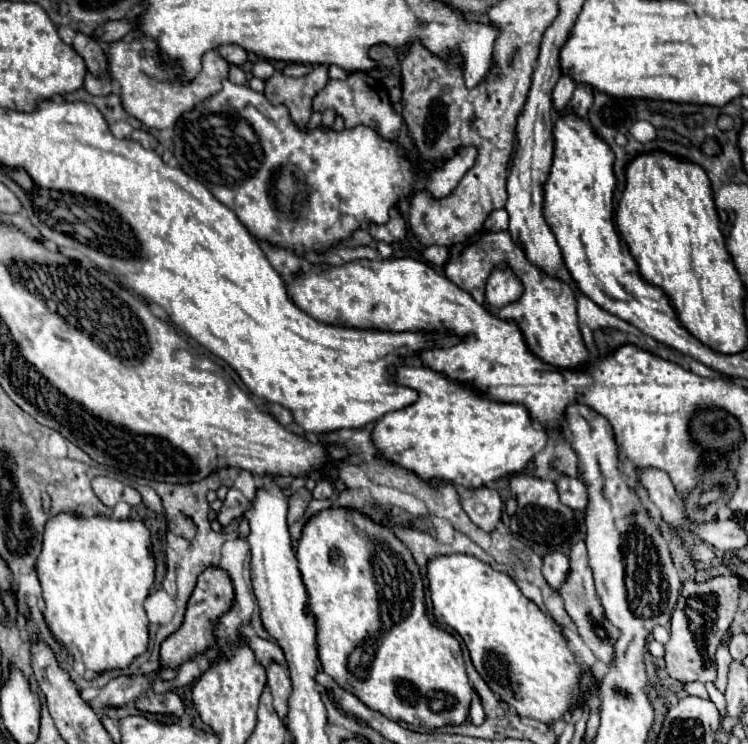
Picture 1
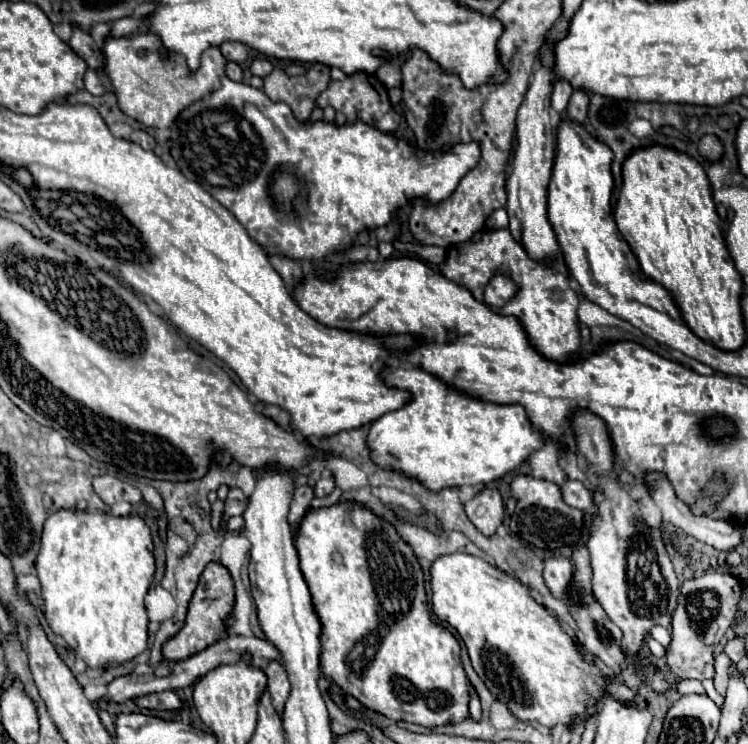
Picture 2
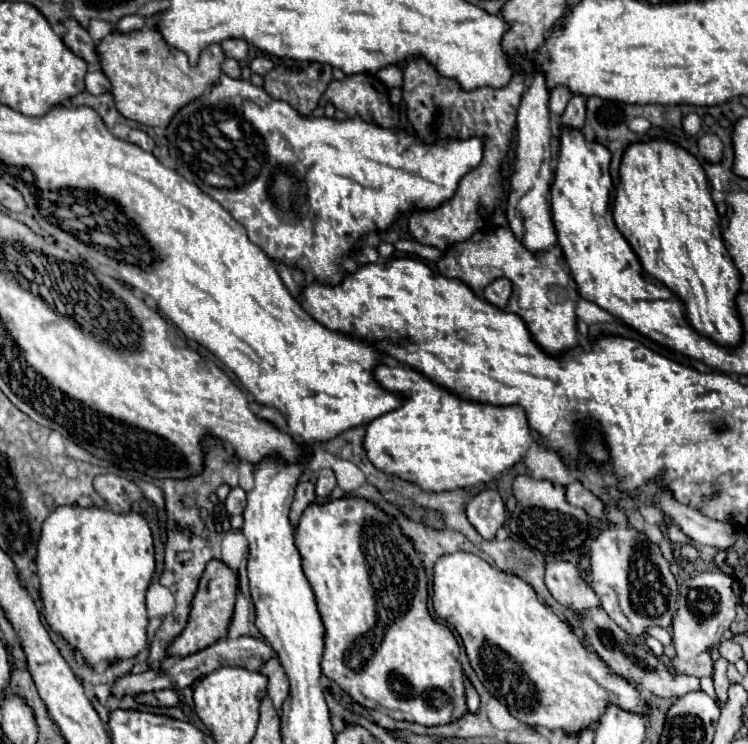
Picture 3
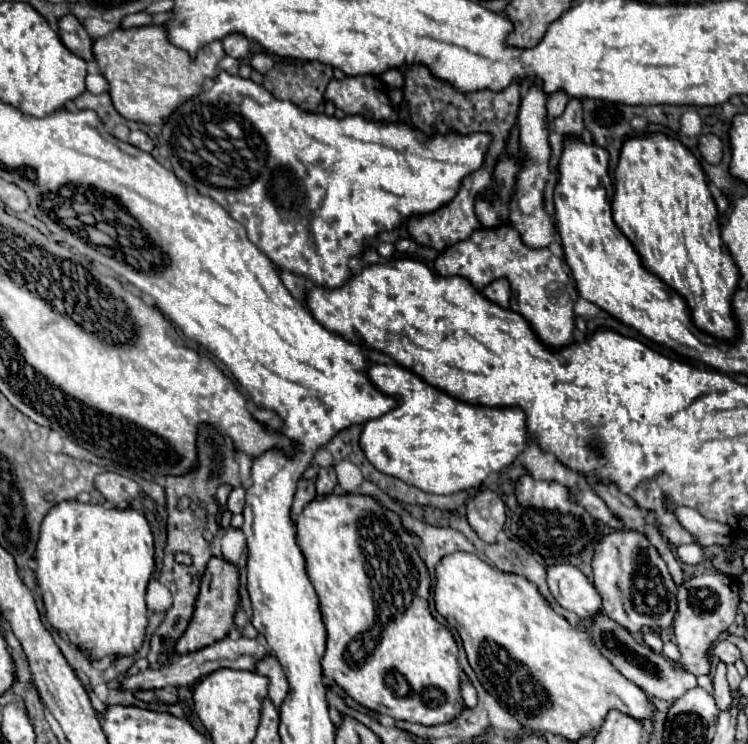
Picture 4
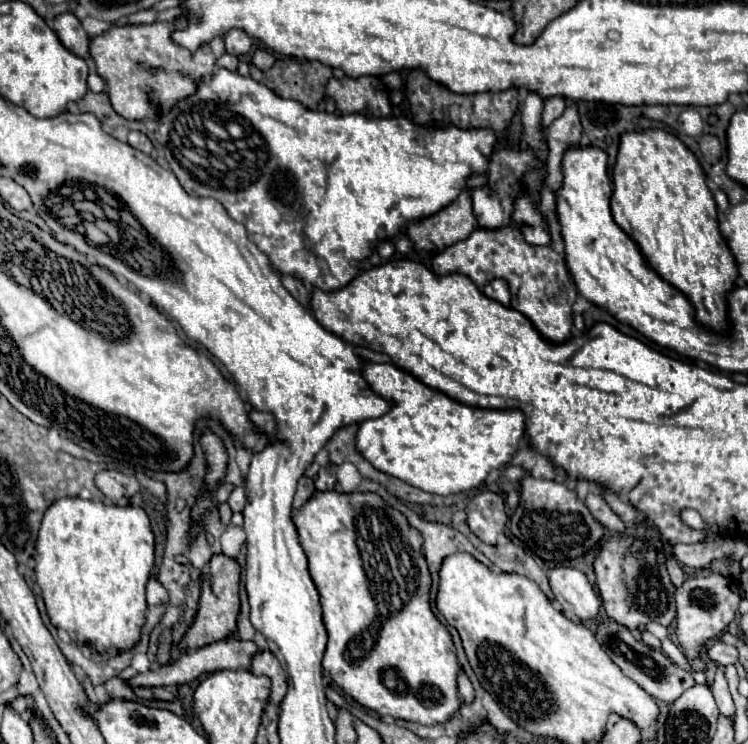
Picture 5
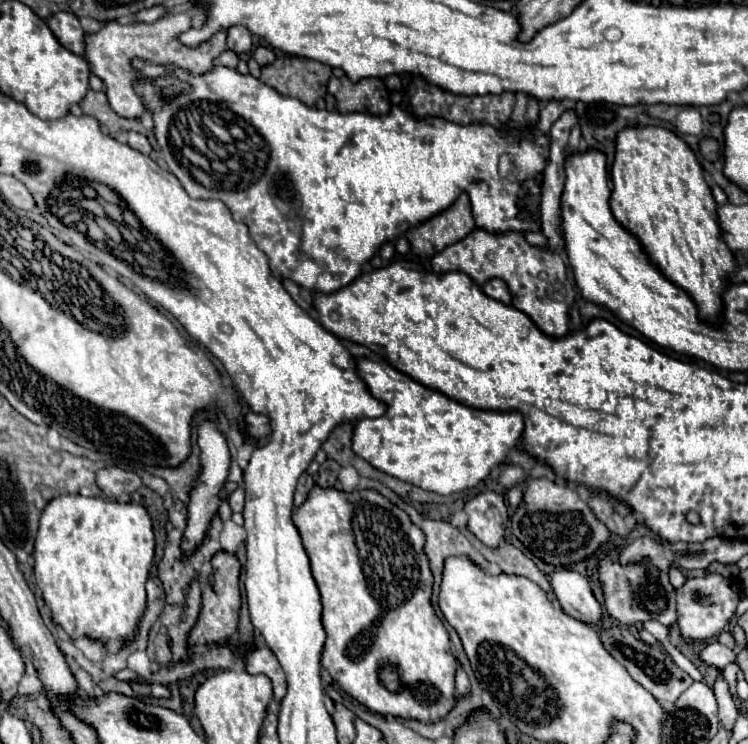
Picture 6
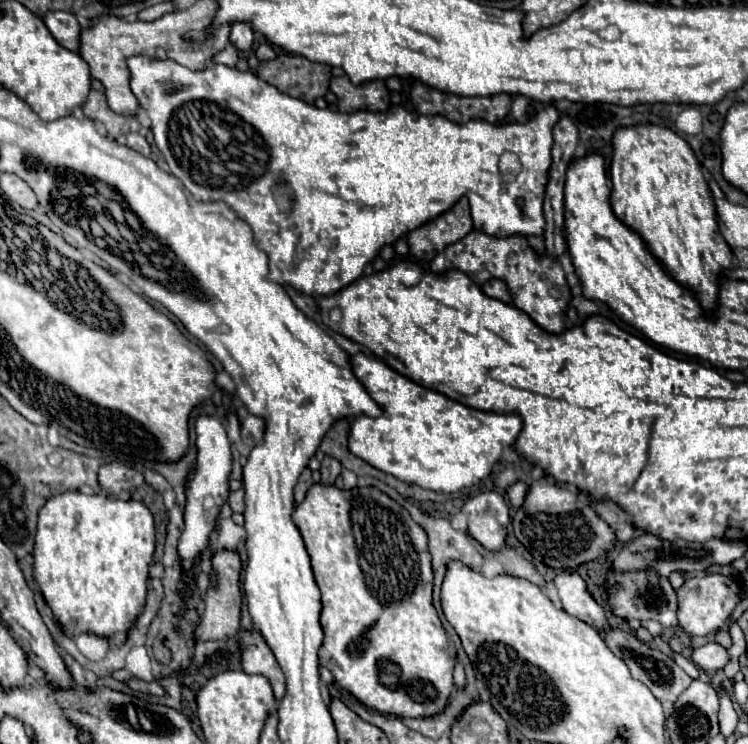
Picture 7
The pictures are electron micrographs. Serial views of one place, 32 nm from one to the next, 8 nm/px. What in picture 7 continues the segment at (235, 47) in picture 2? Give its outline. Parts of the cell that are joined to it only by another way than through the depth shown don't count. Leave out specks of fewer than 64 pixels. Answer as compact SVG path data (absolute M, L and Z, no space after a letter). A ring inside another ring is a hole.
M236 22L232 26L232 34L230 34L230 42L238 48L238 50L248 50L254 44L254 30L250 22Z

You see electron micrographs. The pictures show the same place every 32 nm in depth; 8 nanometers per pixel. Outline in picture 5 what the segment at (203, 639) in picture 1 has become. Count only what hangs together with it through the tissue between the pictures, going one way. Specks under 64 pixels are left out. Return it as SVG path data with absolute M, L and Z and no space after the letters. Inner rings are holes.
M226 554L212 556L210 572L202 581L198 616L190 626L190 632L186 632L186 650L226 640L236 632L236 622L240 612L238 584L240 584L240 564Z

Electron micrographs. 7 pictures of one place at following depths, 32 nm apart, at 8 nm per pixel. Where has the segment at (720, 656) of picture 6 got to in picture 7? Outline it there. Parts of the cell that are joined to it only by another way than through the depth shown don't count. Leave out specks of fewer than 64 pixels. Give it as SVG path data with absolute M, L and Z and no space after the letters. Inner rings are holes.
M708 642L704 646L694 648L690 660L702 670L720 670L728 662L728 654L726 648L722 648L720 644Z

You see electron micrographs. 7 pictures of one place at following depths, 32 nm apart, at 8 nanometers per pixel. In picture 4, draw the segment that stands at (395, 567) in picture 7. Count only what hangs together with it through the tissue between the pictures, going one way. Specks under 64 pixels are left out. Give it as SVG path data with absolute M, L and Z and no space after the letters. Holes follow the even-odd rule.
M326 494L320 496L316 500L312 500L296 518L296 530L298 530L298 546L302 548L304 556L306 556L306 572L318 592L318 600L320 600L320 612L322 612L322 620L326 624L328 630L328 642L326 642L326 654L322 658L322 670L324 676L332 678L350 698L354 698L358 704L362 704L364 708L378 712L378 714L388 714L394 720L408 720L408 722L418 722L424 726L434 726L434 724L444 724L450 722L462 708L462 696L460 696L460 666L458 666L458 648L456 642L450 634L448 628L444 628L430 612L428 606L428 596L430 596L430 576L428 576L428 568L424 564L424 560L418 554L418 536L412 534L404 524L402 518L384 508L380 500L376 500L374 496L364 496L364 494Z

